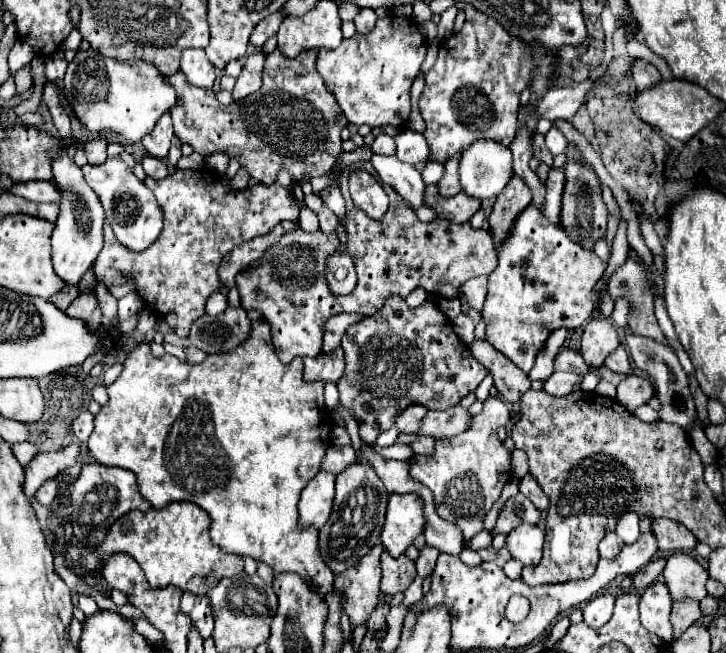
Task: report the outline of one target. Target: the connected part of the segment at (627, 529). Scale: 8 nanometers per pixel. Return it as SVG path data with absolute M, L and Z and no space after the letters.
M626 512L626 516L620 516L618 518L618 524L616 524L616 534L628 544L628 542L634 542L640 534L638 530L638 516L636 512Z

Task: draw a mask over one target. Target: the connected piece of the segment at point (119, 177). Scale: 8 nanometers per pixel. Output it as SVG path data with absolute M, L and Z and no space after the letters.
M108 158L104 164L98 166L86 164L82 166L82 172L90 188L94 188L94 192L98 194L118 242L134 252L146 250L162 230L162 212L156 204L154 194L134 176L130 166L120 158Z

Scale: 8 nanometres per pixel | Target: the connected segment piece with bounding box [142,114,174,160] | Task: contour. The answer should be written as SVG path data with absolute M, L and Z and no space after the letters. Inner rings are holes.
M166 114L166 116L162 116L158 120L154 130L142 138L142 144L144 144L144 148L148 150L150 156L164 160L168 150L170 150L172 136L174 136L174 132L172 132L172 118L170 118L170 114Z

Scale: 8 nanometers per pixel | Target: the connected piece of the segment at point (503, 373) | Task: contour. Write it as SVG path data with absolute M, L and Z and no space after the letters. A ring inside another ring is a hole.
M476 340L472 346L472 354L492 372L494 386L500 398L504 398L510 404L520 402L522 394L530 388L530 378L522 370L514 368L514 364L510 364L510 360L506 360L506 356L494 350L488 342Z

